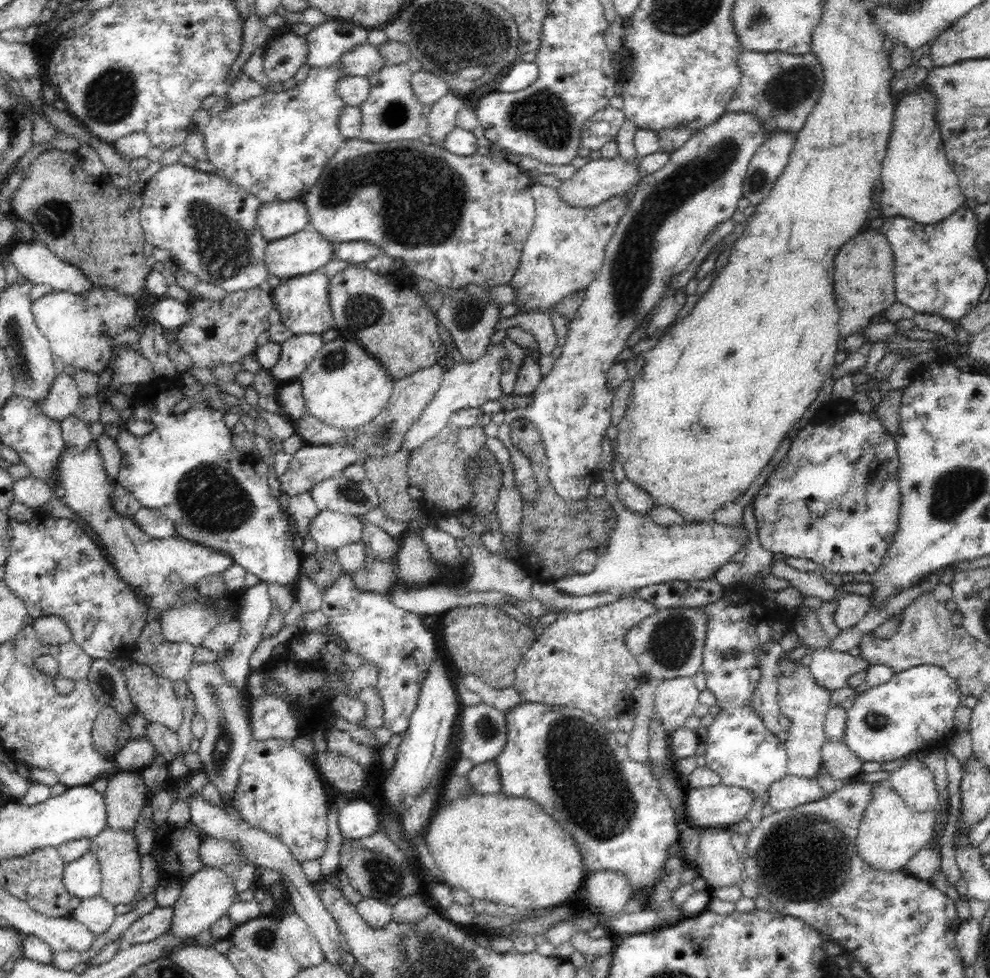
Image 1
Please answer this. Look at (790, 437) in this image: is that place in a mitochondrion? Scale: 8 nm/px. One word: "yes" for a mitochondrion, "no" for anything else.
no

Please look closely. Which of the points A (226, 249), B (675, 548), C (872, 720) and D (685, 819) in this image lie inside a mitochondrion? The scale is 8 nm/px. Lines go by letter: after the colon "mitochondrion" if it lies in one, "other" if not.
A: mitochondrion
B: other
C: mitochondrion
D: other

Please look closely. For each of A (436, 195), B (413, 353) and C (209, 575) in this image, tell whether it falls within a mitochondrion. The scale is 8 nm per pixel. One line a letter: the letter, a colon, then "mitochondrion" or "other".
A: mitochondrion
B: other
C: other

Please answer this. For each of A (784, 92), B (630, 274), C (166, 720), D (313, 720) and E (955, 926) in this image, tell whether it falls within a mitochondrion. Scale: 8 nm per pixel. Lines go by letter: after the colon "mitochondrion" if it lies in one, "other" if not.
A: mitochondrion
B: mitochondrion
C: other
D: other
E: other

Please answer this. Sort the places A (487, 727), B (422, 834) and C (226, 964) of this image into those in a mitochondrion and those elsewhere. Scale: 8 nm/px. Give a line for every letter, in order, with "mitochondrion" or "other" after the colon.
A: mitochondrion
B: other
C: other

